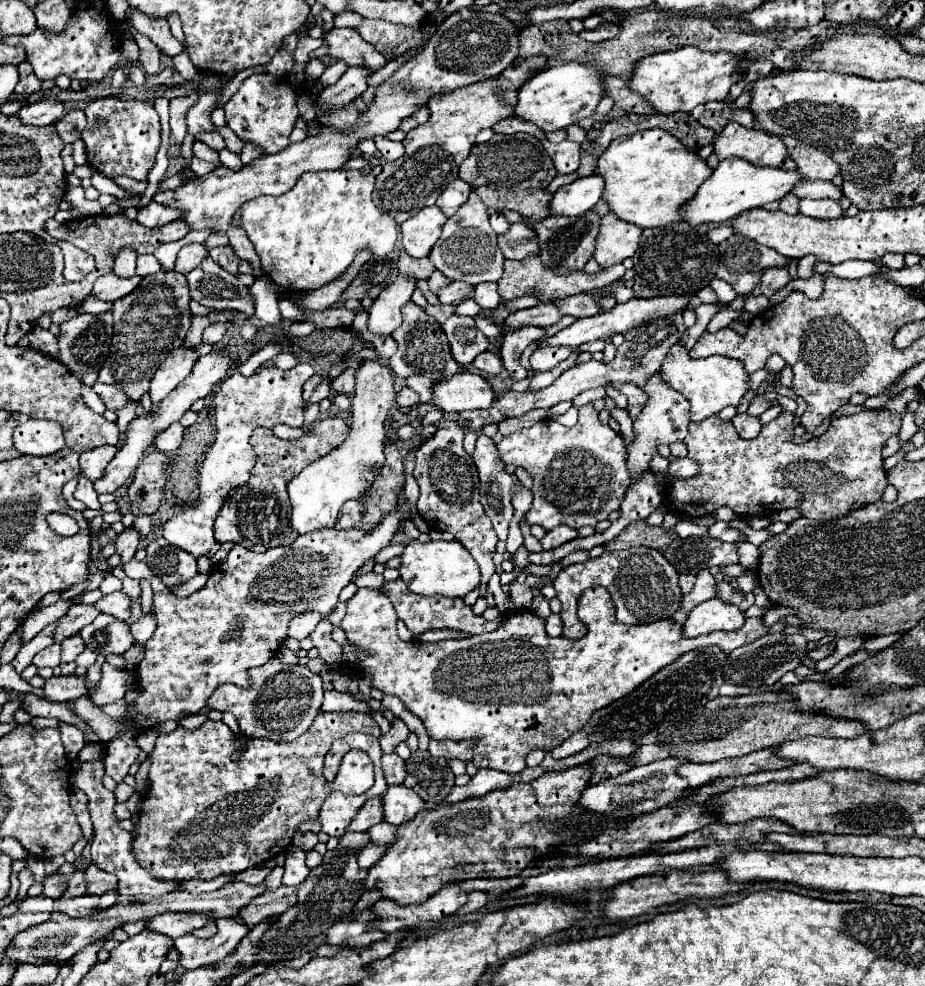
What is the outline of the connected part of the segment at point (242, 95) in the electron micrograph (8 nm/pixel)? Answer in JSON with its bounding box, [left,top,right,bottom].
[224,74,300,154]

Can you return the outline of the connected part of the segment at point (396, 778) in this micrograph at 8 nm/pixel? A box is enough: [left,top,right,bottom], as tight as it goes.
[382,752,406,784]

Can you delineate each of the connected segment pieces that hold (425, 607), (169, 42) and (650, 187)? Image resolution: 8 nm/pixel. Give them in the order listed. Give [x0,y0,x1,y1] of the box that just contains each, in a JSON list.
[[382,578,498,634],[126,8,182,56],[594,128,712,228]]

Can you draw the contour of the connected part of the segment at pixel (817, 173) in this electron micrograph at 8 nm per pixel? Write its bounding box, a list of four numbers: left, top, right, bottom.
[782,136,838,180]

